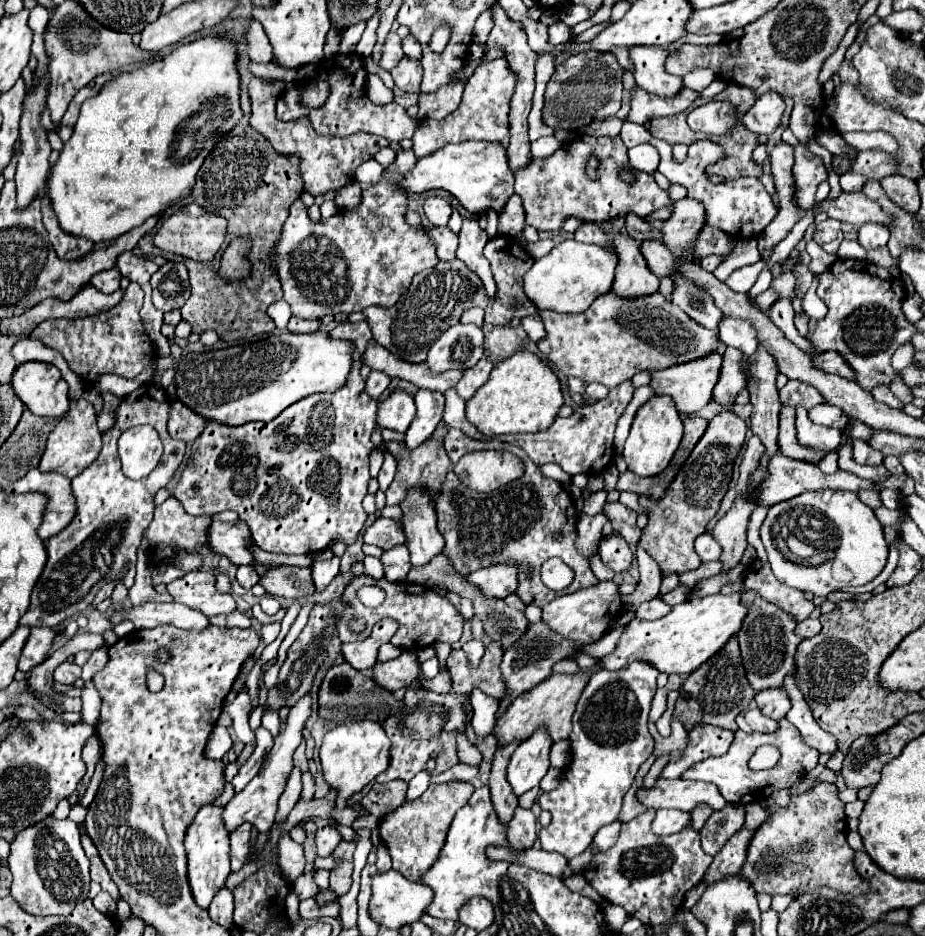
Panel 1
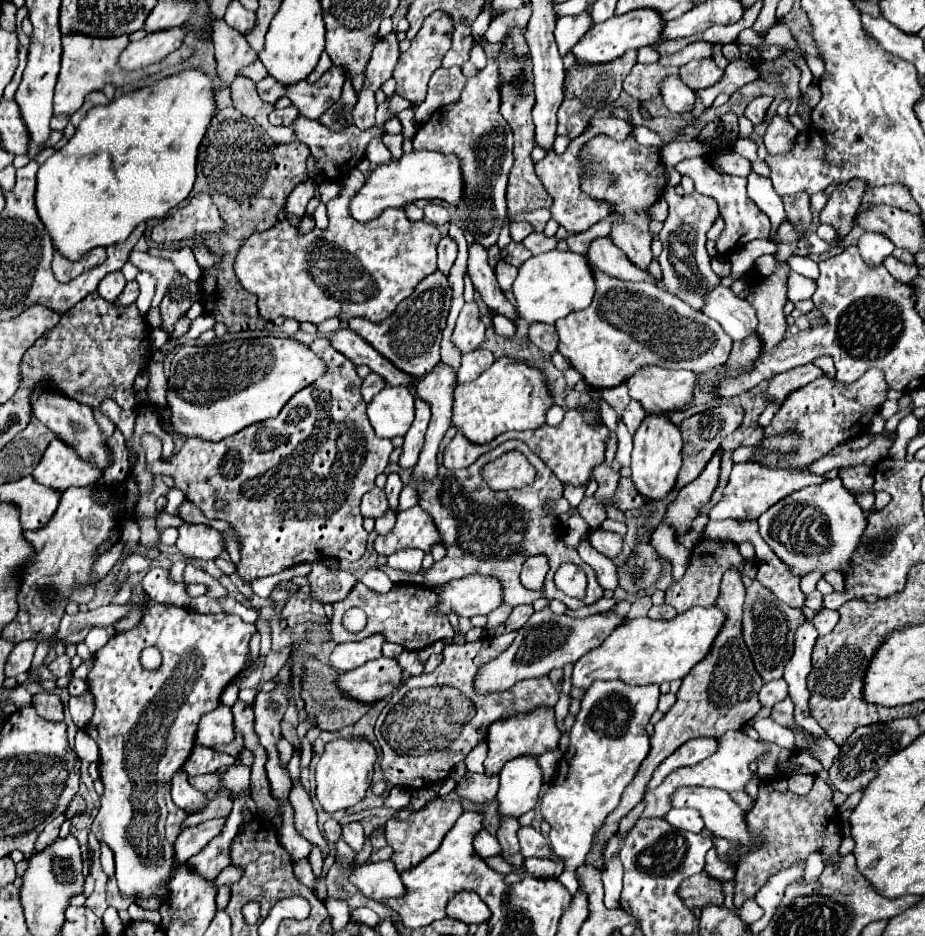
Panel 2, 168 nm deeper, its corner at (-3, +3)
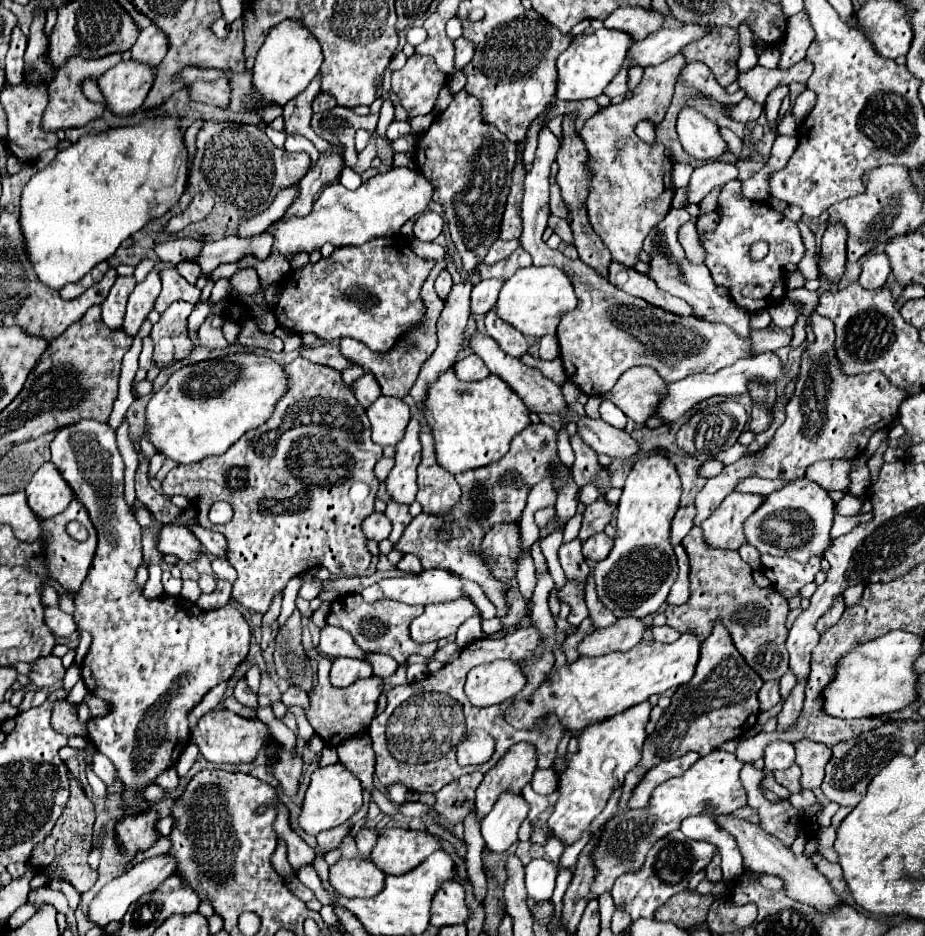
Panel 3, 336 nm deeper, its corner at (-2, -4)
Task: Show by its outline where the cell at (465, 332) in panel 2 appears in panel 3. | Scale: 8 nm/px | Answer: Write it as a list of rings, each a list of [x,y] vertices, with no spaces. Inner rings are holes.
[[[481,280],[471,292],[471,314],[485,314],[497,302],[497,294],[503,286],[503,280]]]

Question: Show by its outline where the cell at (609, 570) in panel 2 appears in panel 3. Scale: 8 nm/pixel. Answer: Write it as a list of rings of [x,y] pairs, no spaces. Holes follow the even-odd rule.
[[[593,572],[587,576],[587,588],[585,588],[585,602],[587,602],[587,608],[589,608],[589,616],[593,620],[593,626],[595,628],[601,628],[601,626],[609,626],[613,624],[617,618],[613,616],[613,612],[609,612],[609,608],[605,608],[597,596],[597,590],[595,590],[595,578],[593,578]]]

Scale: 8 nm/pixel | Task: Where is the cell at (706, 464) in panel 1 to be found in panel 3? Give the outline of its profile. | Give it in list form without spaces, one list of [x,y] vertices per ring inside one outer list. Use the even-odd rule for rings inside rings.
[[[763,328],[763,330],[751,330],[751,352],[753,354],[761,354],[761,352],[773,352],[781,346],[789,346],[793,338],[793,330],[781,330],[781,328]]]

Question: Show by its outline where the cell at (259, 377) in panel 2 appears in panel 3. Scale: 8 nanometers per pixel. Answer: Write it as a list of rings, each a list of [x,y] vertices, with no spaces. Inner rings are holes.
[[[237,352],[227,354],[225,358],[203,360],[197,364],[183,366],[171,374],[167,384],[159,392],[155,392],[147,404],[149,440],[157,450],[161,450],[167,458],[175,460],[177,464],[191,464],[213,454],[223,454],[245,432],[265,424],[273,416],[277,402],[285,396],[287,390],[289,376],[285,372],[285,366],[265,354]]]

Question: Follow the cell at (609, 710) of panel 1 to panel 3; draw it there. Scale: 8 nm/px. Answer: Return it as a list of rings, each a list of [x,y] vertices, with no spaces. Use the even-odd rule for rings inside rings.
[[[641,702],[577,732],[579,750],[575,754],[565,754],[565,770],[559,776],[559,800],[547,820],[547,826],[563,846],[571,846],[583,836],[595,816],[599,816],[607,806],[611,794],[623,784],[627,772],[639,764],[643,742],[647,738],[645,726],[649,722],[649,714],[651,704]]]

